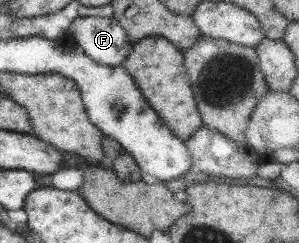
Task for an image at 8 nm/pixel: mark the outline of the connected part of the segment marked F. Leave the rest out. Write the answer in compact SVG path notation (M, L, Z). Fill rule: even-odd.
M112 16L77 17L69 24L66 34L75 39L91 60L109 67L121 65L133 47L123 28Z

